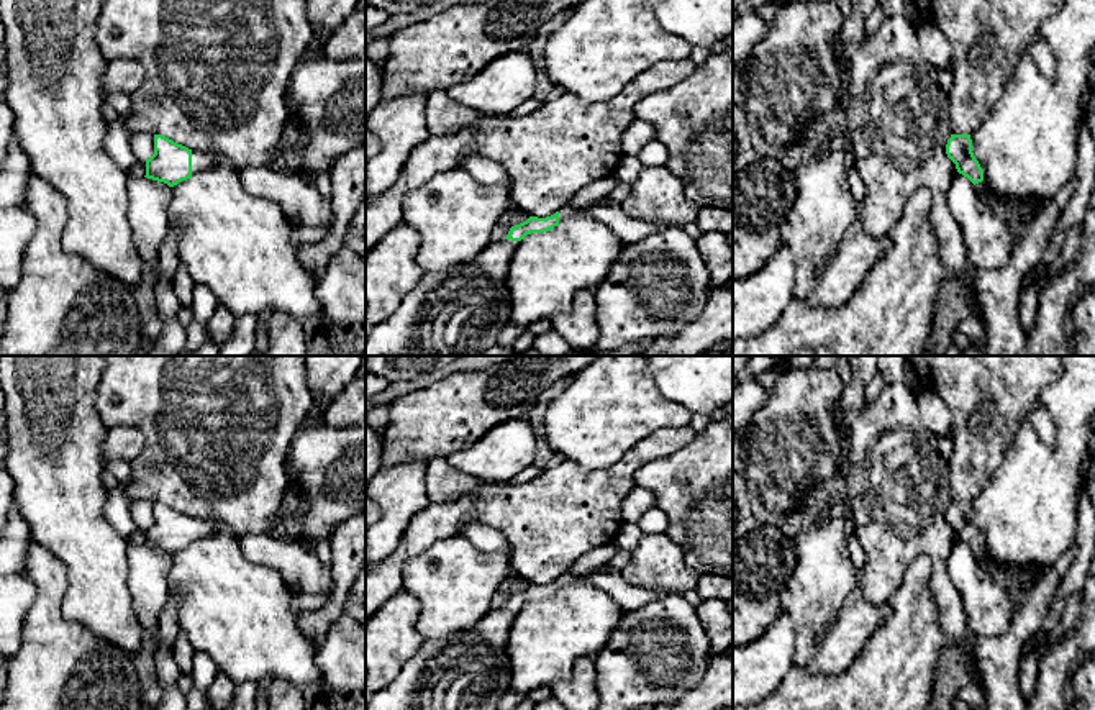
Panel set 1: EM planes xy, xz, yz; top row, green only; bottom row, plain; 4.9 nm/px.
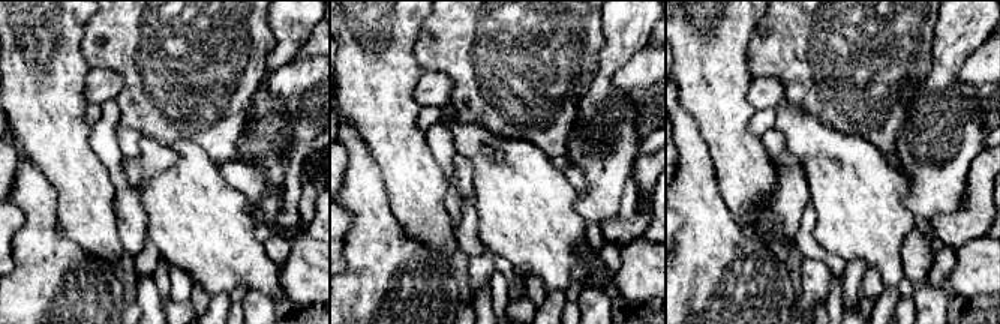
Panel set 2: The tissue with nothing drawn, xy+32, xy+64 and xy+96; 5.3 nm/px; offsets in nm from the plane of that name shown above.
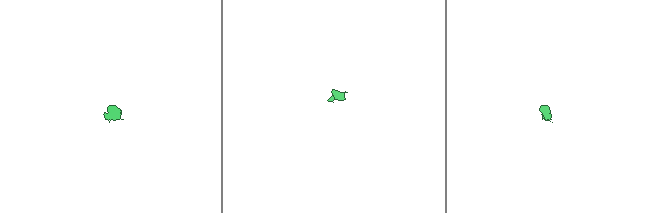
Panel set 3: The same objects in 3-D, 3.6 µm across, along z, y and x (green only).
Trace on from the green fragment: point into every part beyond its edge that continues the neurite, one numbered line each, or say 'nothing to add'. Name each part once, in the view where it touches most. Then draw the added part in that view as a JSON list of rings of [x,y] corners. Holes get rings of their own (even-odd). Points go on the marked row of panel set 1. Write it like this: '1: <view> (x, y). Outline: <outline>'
1: xy (200, 161). Outline: [[[192,151],[192,174],[198,174],[213,166],[213,159],[210,154],[203,151]]]
2: xz (459, 312). Outline: [[[490,241],[472,259],[448,271],[423,272],[397,310],[366,338],[366,356],[480,356],[510,325],[507,275],[520,241]]]

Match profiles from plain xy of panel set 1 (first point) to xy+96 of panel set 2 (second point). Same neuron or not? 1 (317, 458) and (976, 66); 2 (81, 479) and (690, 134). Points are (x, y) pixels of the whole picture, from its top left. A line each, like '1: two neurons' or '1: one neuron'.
1: one neuron
2: two neurons

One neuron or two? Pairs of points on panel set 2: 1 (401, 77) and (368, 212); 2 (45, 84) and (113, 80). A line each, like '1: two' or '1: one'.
1: two
2: two

